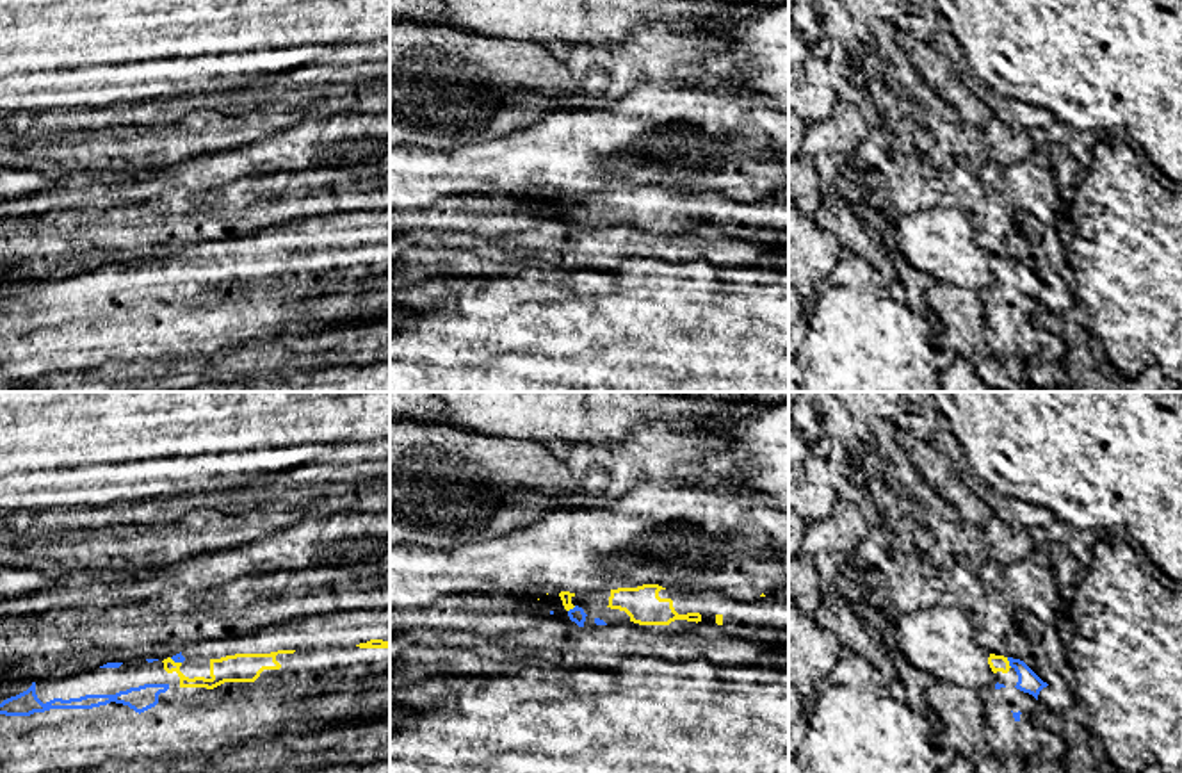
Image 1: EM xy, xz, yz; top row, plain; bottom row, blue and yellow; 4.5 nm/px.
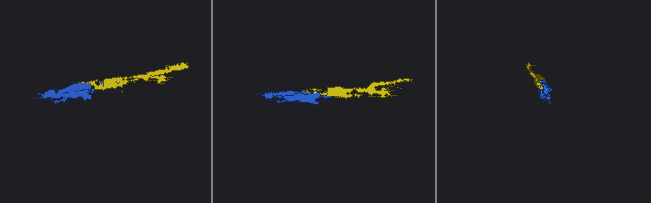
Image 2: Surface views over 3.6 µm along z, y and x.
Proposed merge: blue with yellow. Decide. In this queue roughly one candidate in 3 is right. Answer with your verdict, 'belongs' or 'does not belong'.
belongs

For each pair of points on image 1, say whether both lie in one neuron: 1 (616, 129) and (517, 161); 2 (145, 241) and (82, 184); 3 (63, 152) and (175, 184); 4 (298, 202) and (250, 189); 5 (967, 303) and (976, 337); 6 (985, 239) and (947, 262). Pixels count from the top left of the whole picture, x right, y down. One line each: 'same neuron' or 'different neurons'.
1: same neuron
2: different neurons
3: different neurons
4: same neuron
5: same neuron
6: different neurons

